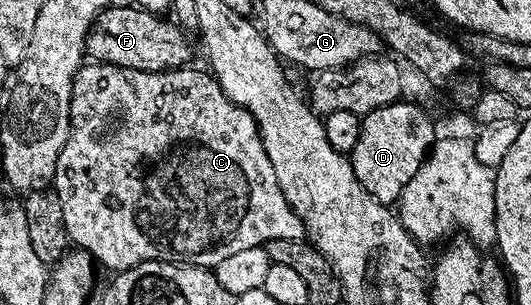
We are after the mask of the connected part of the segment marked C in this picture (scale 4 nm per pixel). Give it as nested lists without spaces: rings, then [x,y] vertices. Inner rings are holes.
[[[94,62],[92,65],[82,65],[73,79],[73,96],[69,110],[69,136],[55,161],[55,173],[51,180],[52,190],[59,197],[59,205],[63,205],[63,221],[67,225],[70,240],[78,248],[89,252],[98,264],[110,267],[110,272],[126,271],[140,263],[162,259],[165,263],[179,263],[195,267],[217,269],[224,259],[240,257],[243,249],[264,247],[272,239],[306,238],[305,227],[301,218],[291,209],[287,197],[283,197],[283,189],[279,189],[279,181],[275,181],[275,169],[271,169],[271,161],[263,149],[261,134],[257,122],[239,105],[235,105],[223,93],[216,79],[208,70],[196,71],[193,65],[176,67],[174,71],[129,71],[124,67],[111,67]],[[125,75],[129,77],[129,87],[125,84]],[[112,115],[126,115],[121,119],[121,127],[114,129],[110,135],[105,135],[105,122]]]

